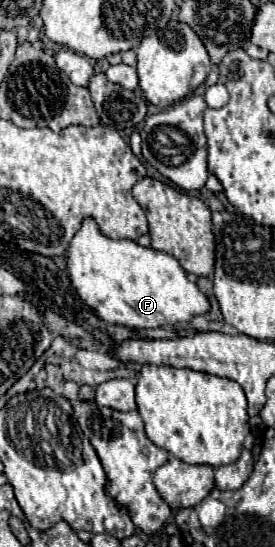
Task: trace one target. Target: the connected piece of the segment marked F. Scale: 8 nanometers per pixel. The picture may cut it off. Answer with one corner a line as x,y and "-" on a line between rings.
84,218
80,230
68,244
68,254
64,254
64,258
70,282
76,288
80,300
90,306
90,310
104,322
122,324
128,328
176,326
176,322
188,322
192,316
206,314
210,310
208,298
198,290
194,282
188,280
186,272
174,256
158,252
154,248
144,248
132,240
112,240
98,230
94,218

